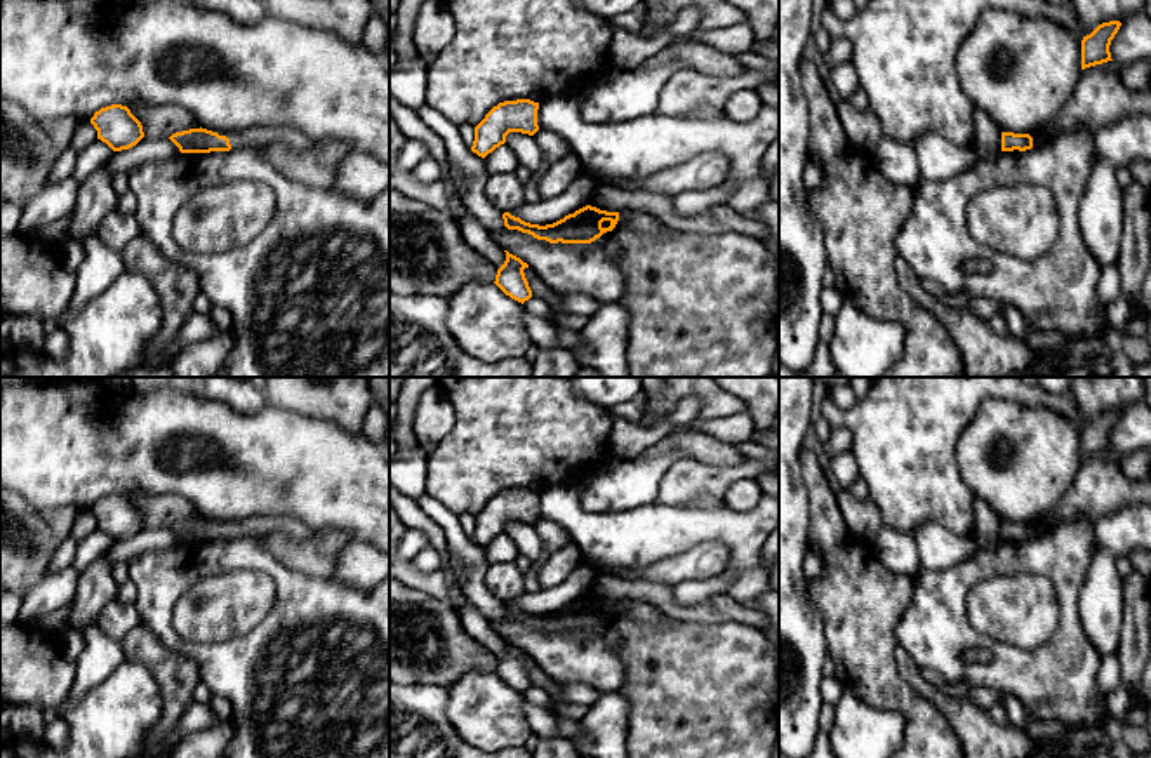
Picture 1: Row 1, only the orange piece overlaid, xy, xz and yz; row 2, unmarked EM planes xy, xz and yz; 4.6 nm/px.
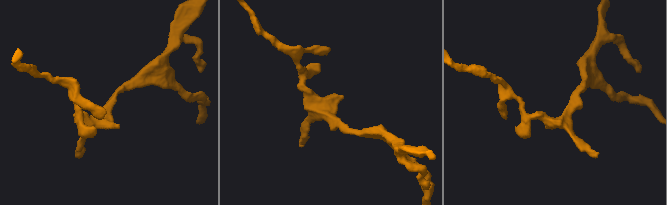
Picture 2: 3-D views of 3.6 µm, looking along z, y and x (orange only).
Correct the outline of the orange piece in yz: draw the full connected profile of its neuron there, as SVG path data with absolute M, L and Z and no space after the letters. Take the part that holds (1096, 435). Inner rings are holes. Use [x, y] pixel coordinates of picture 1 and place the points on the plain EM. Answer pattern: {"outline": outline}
{"outline": "M1120 410L1102 412L1090 424L1083 426L1081 459L1113 450L1109 435L1114 424L1118 422L1120 416Z"}

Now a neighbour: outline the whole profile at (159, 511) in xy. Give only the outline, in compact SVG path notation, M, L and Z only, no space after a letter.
M130 492L127 497L141 511L144 529L169 529L176 522L200 518L195 506L183 497L144 492Z

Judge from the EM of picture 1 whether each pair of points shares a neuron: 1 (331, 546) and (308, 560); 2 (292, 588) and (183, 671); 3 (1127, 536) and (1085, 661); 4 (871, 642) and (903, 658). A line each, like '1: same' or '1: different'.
1: same
2: different
3: different
4: different

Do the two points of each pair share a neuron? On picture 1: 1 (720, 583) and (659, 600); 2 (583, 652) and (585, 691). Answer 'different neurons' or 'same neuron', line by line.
1: different neurons
2: different neurons

